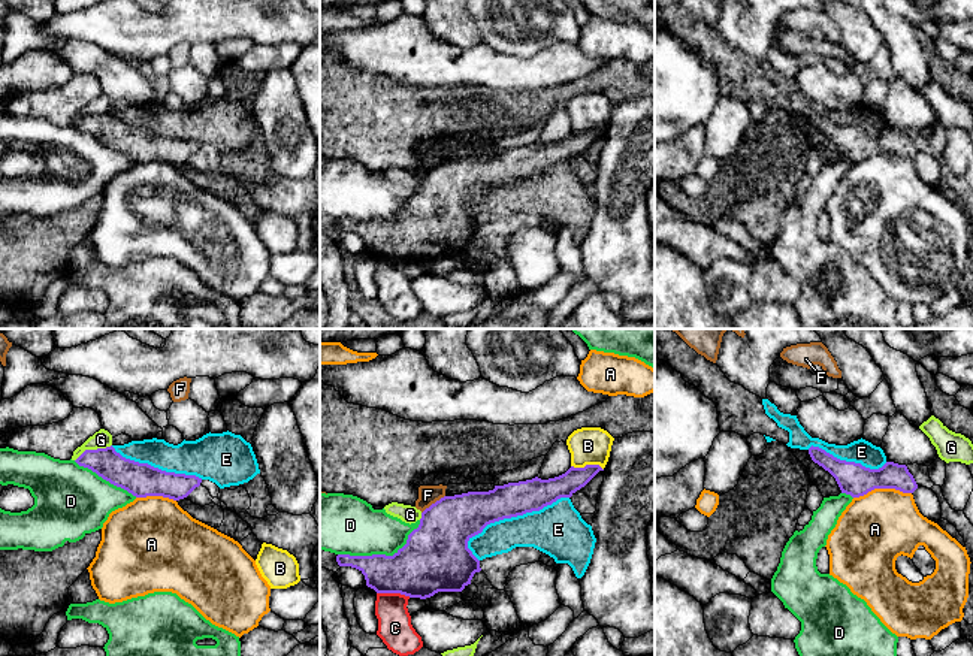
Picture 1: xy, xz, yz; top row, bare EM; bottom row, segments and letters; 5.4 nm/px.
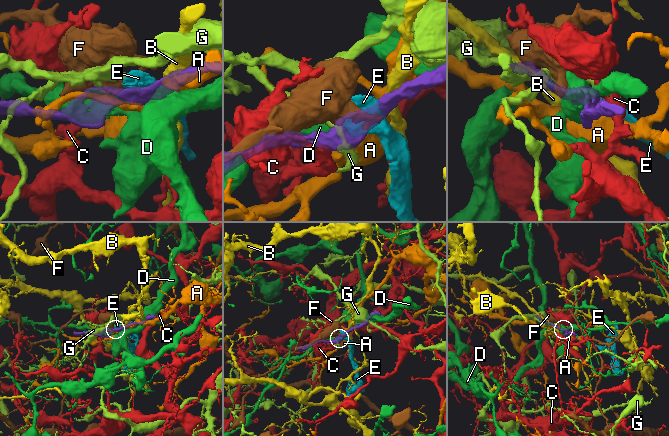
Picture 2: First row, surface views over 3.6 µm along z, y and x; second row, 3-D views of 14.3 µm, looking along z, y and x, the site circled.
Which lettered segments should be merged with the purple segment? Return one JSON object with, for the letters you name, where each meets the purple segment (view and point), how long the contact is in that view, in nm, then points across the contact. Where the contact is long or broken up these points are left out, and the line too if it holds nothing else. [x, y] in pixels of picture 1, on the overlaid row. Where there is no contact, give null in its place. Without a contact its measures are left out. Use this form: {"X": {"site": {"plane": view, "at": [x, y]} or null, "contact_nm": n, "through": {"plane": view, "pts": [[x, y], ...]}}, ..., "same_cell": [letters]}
{"same_cell": []}

